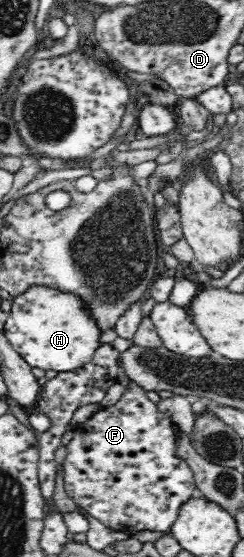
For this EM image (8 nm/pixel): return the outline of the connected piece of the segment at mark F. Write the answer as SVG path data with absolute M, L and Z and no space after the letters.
M129 382L128 386L129 390L127 393L114 405L101 407L84 423L77 423L73 426L74 435L71 442L66 445L67 455L62 461L64 467L65 491L67 495L74 500L75 504L84 507L89 512L89 515L98 519L105 527L110 527L115 531L123 531L123 533L127 533L130 537L135 531L147 531L147 529L149 529L149 531L169 532L181 505L197 494L196 481L186 461L183 461L183 459L175 455L176 435L179 433L177 426L174 425L168 415L161 413L161 411L156 408L155 403L151 402L151 400L145 396L145 390L139 388L139 386L133 382Z

